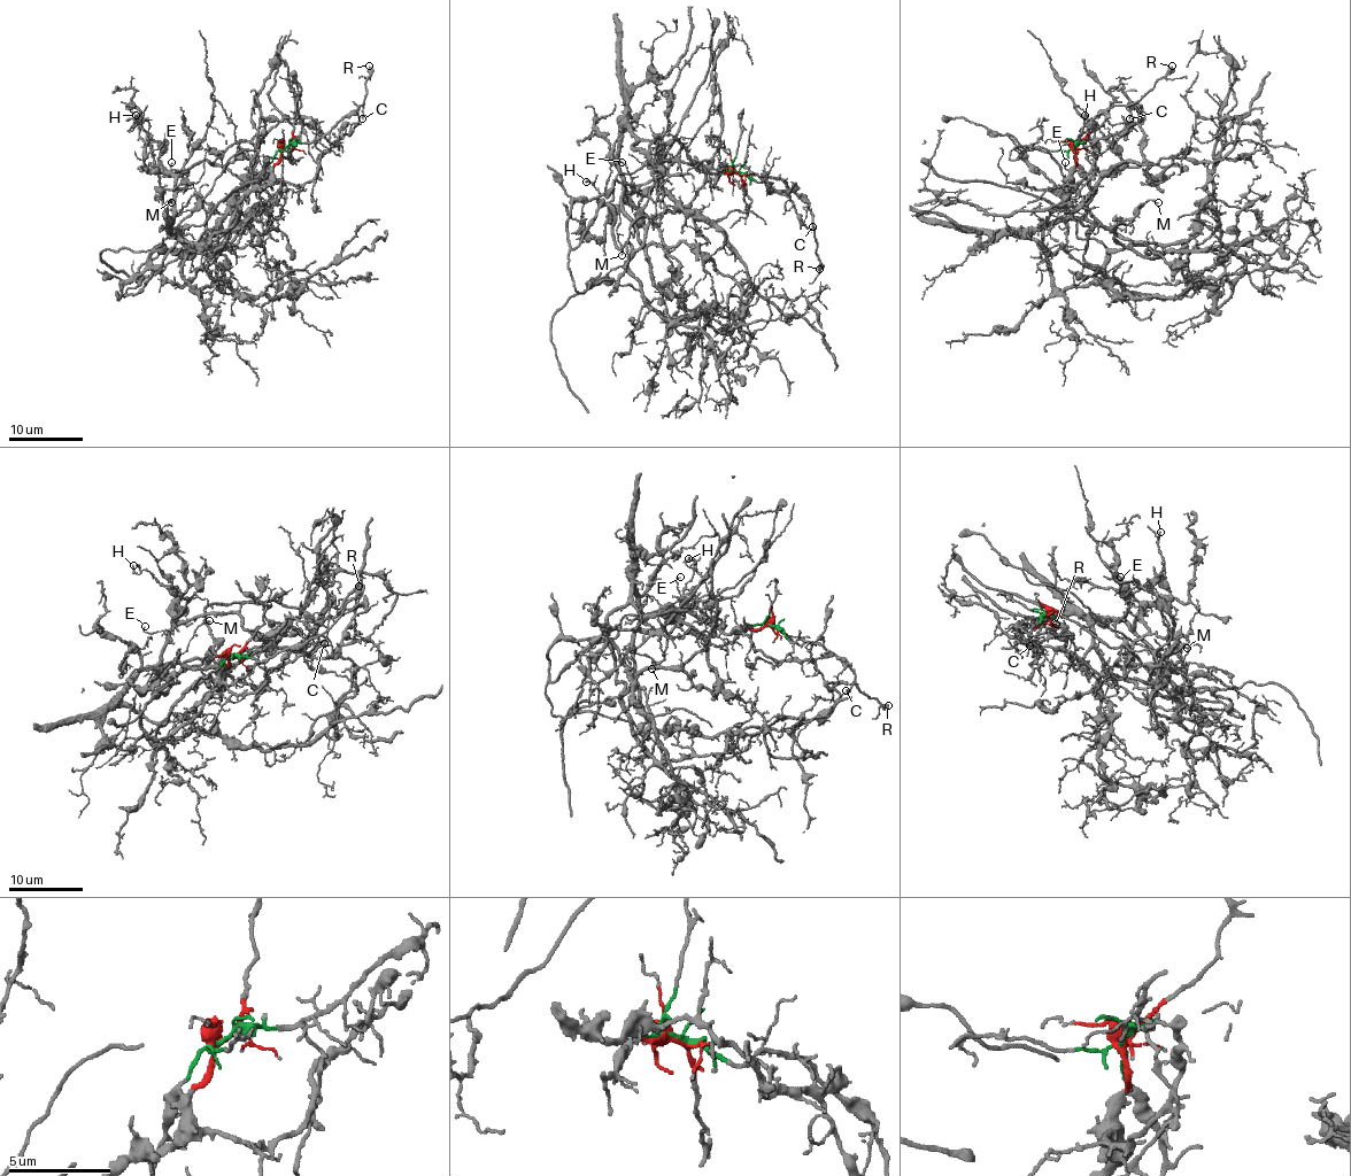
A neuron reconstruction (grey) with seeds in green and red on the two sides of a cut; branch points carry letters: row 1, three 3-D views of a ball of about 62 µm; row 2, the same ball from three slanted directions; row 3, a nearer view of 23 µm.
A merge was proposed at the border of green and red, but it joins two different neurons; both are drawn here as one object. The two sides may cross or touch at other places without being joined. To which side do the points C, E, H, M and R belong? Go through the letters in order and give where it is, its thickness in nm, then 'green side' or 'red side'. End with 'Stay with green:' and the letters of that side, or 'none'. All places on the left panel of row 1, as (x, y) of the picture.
C: (362, 118) | 120 nm | green side
E: (171, 162) | 110 nm | red side
H: (136, 115) | 140 nm | red side
M: (171, 202) | 150 nm | red side
R: (369, 66) | 500 nm | green side
Stay with green: C, R

